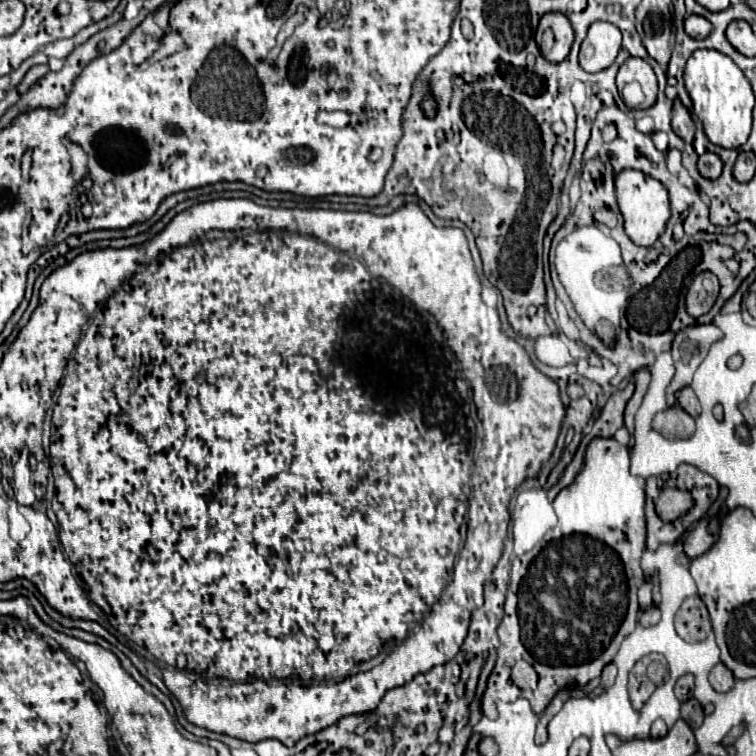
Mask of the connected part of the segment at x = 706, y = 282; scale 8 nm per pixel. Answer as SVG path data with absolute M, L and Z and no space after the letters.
M712 272L698 274L692 282L692 286L688 288L688 294L686 294L688 314L694 318L706 314L718 298L718 290L720 290L718 278Z

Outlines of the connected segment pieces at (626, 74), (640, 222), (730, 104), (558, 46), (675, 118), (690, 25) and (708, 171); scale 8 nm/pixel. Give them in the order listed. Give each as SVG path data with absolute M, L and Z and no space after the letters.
M628 58L620 66L618 76L616 76L618 90L622 90L622 86L632 80L640 82L642 90L646 94L646 100L640 104L640 108L650 108L656 102L656 94L658 94L658 82L656 82L656 74L654 74L652 66L642 58Z
M622 170L616 176L616 196L620 212L624 216L624 228L630 240L638 246L652 246L664 234L670 216L670 198L664 184L638 170Z
M696 50L686 62L684 82L692 98L692 110L702 122L708 140L722 148L740 148L748 140L752 128L754 92L734 60L716 50Z
M550 12L546 14L542 20L540 20L540 26L538 26L538 40L540 40L540 34L546 30L546 28L552 28L554 30L554 48L544 54L544 58L548 62L562 62L568 52L570 52L570 46L574 42L574 30L572 30L572 24L570 20L566 18L566 14L562 12Z
M678 98L674 100L674 108L672 108L672 130L684 142L688 142L688 144L694 140L694 122L692 122L692 116L690 116L686 106Z
M692 14L692 16L688 16L688 18L684 20L684 28L686 28L686 34L688 34L688 36L692 36L692 38L696 38L696 40L704 40L704 38L710 34L712 24L708 24L708 20L704 20L704 16Z
M706 152L698 158L698 171L702 176L715 180L722 172L722 160L714 152Z

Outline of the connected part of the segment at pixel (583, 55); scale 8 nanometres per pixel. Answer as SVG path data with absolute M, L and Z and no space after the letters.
M596 22L588 28L588 34L580 46L580 66L586 72L600 72L616 60L622 34L610 22Z

